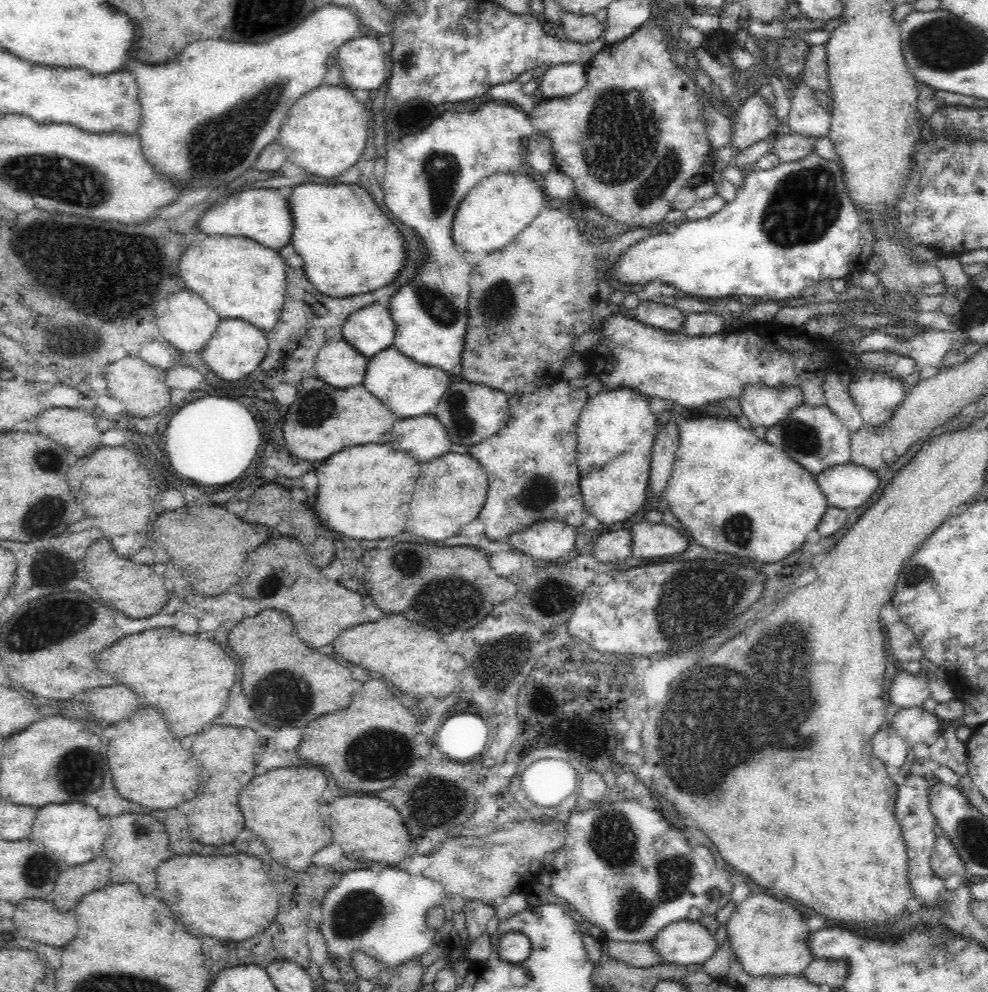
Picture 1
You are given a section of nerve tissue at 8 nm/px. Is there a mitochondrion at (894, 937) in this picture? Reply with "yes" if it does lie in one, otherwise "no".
no

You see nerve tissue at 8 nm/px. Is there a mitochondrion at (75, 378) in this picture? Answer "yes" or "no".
no

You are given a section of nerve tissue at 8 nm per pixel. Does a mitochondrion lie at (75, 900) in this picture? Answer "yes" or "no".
no

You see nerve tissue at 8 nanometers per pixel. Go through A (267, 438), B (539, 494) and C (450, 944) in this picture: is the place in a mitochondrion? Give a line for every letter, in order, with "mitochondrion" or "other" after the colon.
A: other
B: mitochondrion
C: other

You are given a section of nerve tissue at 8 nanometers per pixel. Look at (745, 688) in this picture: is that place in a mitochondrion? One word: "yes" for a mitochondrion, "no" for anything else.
yes

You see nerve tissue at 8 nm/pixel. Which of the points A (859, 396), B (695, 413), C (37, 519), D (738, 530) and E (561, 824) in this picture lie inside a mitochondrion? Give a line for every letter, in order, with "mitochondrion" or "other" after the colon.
A: other
B: other
C: mitochondrion
D: mitochondrion
E: other

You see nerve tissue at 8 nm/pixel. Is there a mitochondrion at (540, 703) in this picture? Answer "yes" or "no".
no

